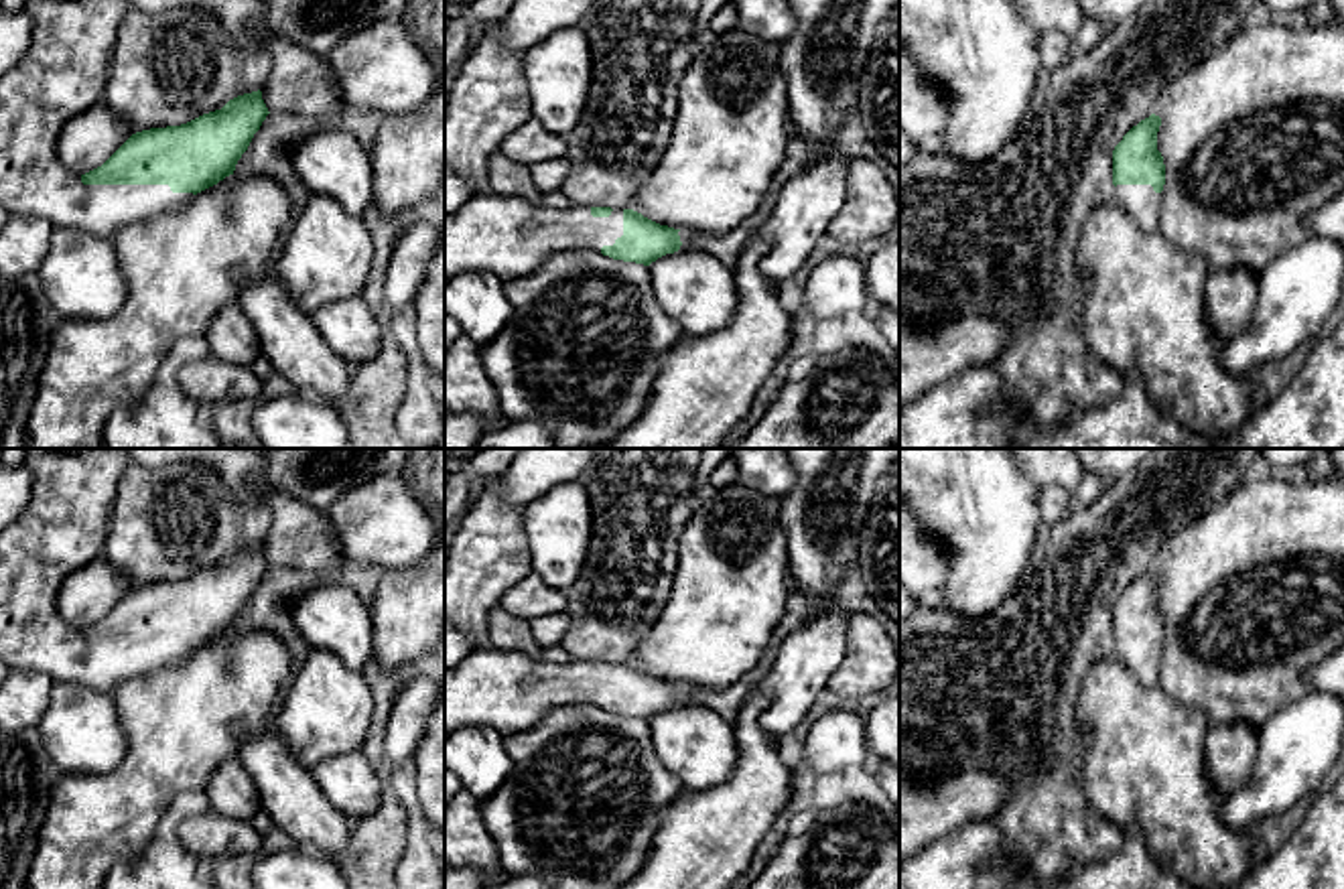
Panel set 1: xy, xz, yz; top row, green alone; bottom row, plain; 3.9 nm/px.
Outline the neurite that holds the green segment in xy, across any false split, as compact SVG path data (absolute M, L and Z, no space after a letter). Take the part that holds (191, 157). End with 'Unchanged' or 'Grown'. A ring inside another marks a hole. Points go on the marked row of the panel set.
M26 0L30 45L0 79L0 207L6 213L114 240L126 225L185 209L197 193L233 175L270 114L258 89L187 124L136 132L85 175L67 170L57 156L59 136L75 116L104 99L118 30L130 6L128 0Z. Grown

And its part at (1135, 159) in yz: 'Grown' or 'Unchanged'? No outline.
Grown

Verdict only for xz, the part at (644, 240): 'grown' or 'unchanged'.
grown

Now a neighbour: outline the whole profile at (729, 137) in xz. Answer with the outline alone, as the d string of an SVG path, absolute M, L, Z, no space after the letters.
M739 26L700 47L680 79L670 142L633 211L711 235L757 211L790 140L780 55L782 43Z

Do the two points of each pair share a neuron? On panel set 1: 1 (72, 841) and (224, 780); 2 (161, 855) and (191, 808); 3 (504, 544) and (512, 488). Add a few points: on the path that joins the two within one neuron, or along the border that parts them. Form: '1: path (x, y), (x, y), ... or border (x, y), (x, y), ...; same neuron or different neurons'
1: border (234, 758), (226, 760), (212, 774), (204, 790); different neurons
2: path (165, 843), (167, 827), (179, 814); same neuron
3: border (494, 480), (510, 504), (524, 508); different neurons

